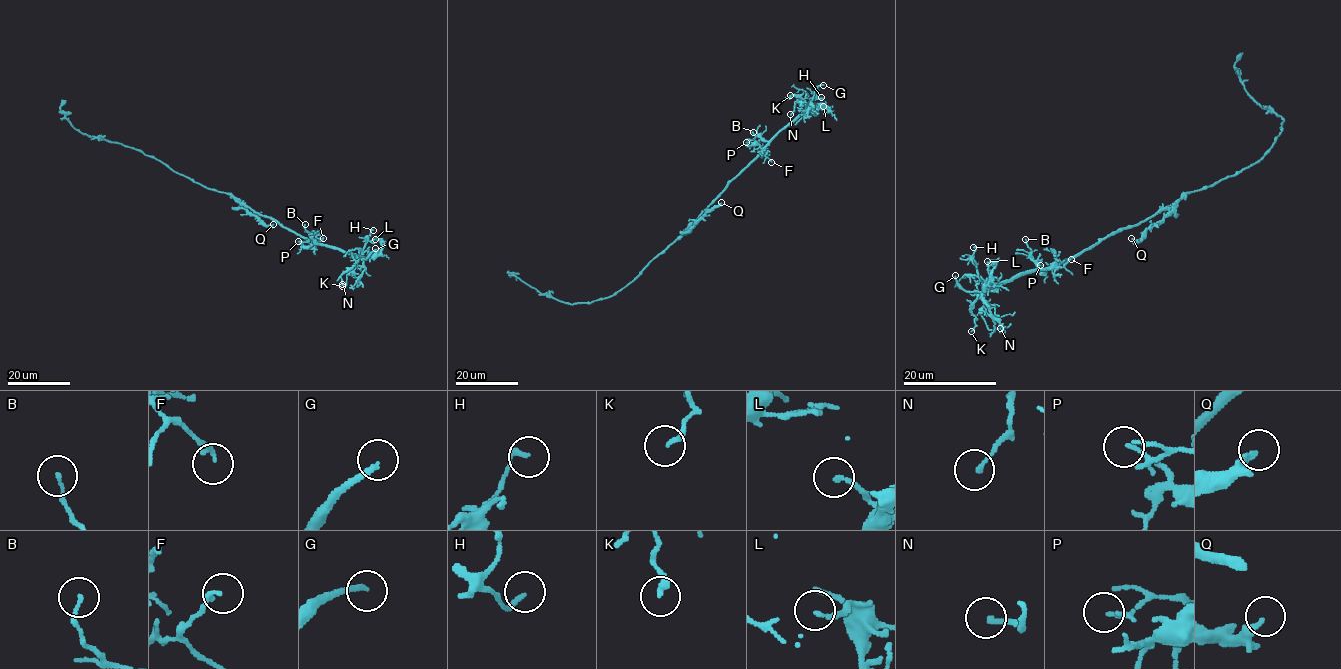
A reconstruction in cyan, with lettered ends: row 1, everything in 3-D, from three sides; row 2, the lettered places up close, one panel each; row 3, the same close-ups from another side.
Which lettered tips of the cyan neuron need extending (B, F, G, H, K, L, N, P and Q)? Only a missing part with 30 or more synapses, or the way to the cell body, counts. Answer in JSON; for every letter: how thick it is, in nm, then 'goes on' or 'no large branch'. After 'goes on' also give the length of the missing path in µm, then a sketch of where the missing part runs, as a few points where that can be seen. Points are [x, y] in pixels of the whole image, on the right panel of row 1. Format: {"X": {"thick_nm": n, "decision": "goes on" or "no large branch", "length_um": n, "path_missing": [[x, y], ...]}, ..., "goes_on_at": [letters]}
{"B": {"thick_nm": 110, "decision": "no large branch"}, "F": {"thick_nm": 150, "decision": "no large branch"}, "G": {"thick_nm": 190, "decision": "goes on", "length_um": 30}, "H": {"thick_nm": 170, "decision": "no large branch"}, "K": {"thick_nm": 200, "decision": "no large branch"}, "L": {"thick_nm": 170, "decision": "no large branch"}, "N": {"thick_nm": 160, "decision": "no large branch"}, "P": {"thick_nm": 100, "decision": "no large branch"}, "Q": {"thick_nm": 220, "decision": "no large branch"}, "goes_on_at": ["G"]}

